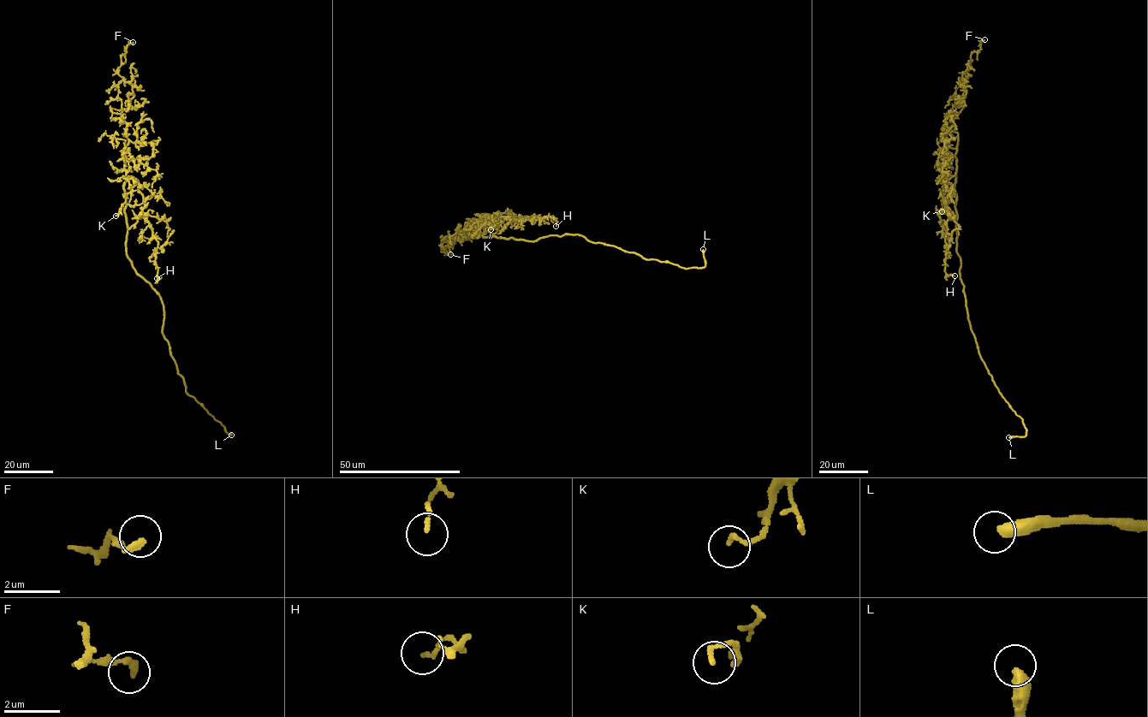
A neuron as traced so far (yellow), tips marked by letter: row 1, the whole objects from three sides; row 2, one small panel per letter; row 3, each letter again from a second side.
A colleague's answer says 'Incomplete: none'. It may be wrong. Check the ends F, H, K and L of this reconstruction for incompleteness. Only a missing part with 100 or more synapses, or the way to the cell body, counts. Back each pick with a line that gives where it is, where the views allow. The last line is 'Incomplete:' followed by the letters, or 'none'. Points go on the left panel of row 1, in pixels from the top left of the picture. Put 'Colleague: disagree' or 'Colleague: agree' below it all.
L: place (231, 435)
Incomplete: L
Colleague: disagree

